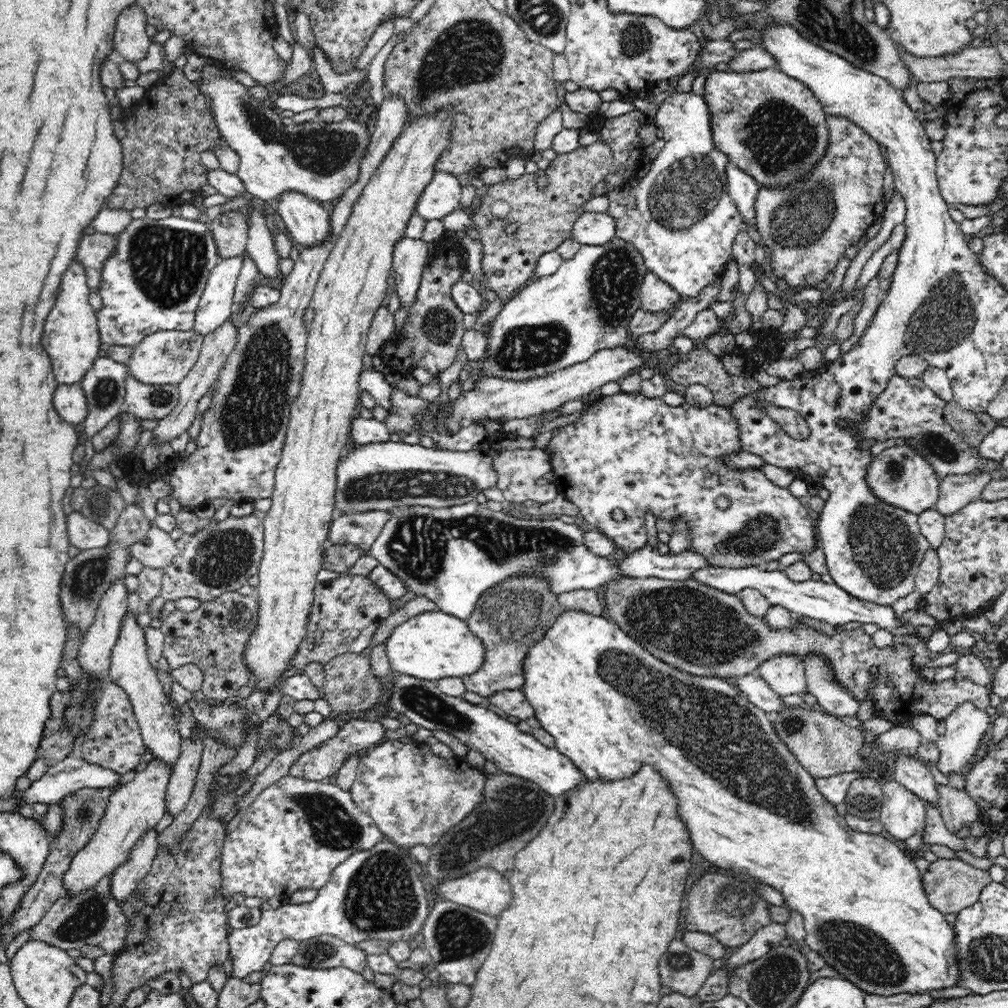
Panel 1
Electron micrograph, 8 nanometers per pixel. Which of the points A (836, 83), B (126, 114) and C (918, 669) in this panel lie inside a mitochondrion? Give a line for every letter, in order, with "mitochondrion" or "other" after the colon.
A: other
B: other
C: other

